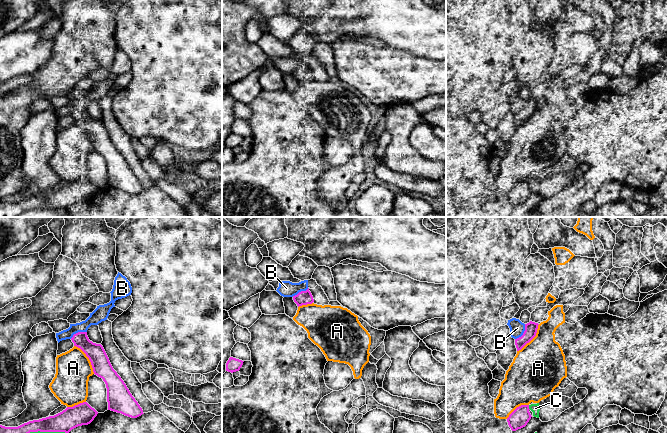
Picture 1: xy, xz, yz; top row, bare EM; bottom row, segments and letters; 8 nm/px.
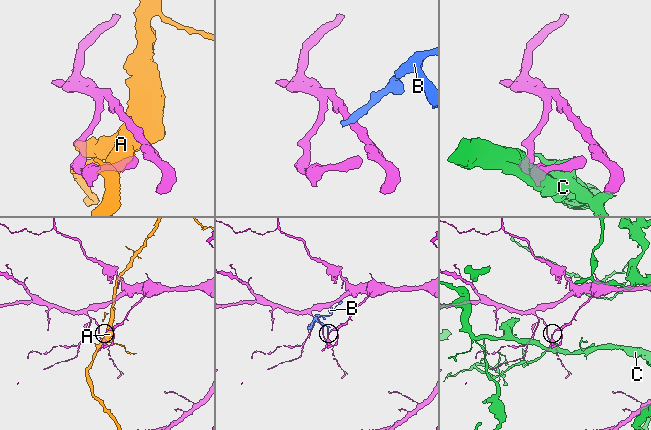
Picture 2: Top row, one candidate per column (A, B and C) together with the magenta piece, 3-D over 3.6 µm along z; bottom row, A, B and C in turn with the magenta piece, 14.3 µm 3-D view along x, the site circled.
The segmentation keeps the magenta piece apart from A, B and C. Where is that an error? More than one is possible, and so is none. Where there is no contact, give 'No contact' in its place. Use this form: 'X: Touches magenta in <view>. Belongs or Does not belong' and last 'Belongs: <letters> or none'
A: Touches magenta in xy. Does not belong
B: Touches magenta in yz. Does not belong
C: Touches magenta in xy. Does not belong
Belongs: none

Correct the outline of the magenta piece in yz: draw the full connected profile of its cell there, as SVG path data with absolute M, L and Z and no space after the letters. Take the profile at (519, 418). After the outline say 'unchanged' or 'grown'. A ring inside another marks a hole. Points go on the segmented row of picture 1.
M521 405L509 415L507 422L512 431L516 431L527 425L532 417L529 410L529 405Z; unchanged

